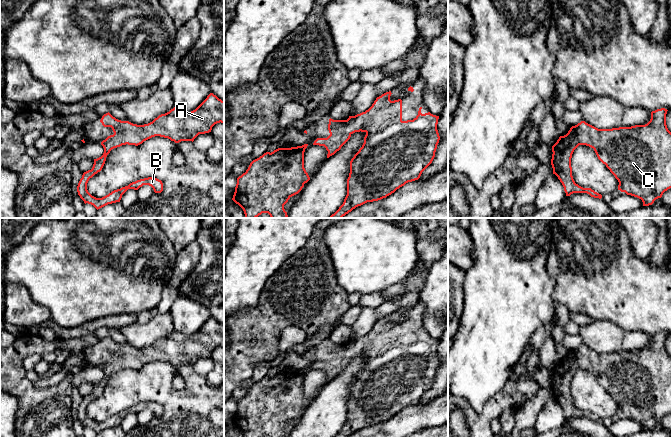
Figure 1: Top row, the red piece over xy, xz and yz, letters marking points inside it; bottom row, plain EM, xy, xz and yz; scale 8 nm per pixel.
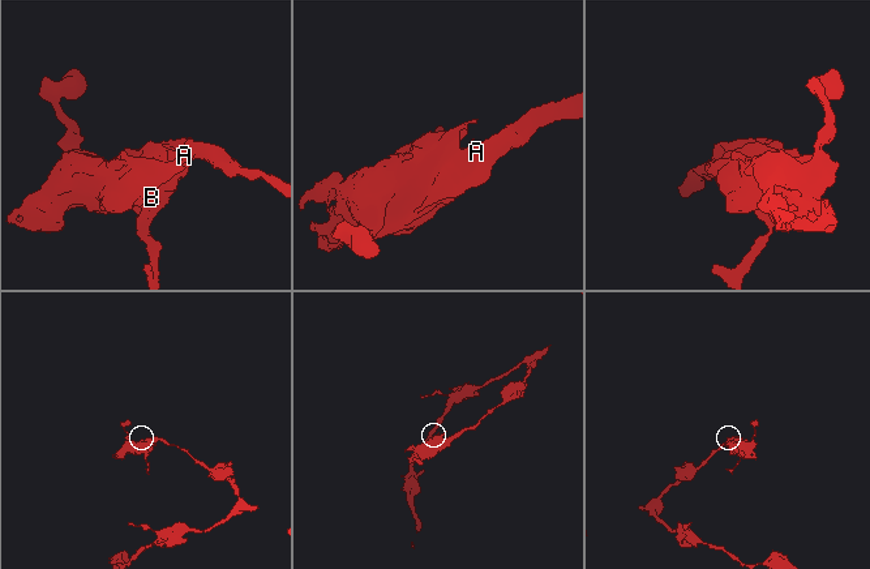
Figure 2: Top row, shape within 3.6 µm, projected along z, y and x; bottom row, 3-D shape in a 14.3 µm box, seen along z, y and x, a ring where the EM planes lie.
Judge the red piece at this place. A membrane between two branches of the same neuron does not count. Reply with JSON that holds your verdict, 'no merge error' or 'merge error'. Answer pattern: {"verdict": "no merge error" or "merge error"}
{"verdict": "no merge error"}

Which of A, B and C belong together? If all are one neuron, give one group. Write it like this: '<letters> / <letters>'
A B C

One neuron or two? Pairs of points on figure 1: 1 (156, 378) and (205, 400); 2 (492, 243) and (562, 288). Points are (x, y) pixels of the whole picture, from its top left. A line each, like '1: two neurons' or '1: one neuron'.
1: one neuron
2: two neurons

